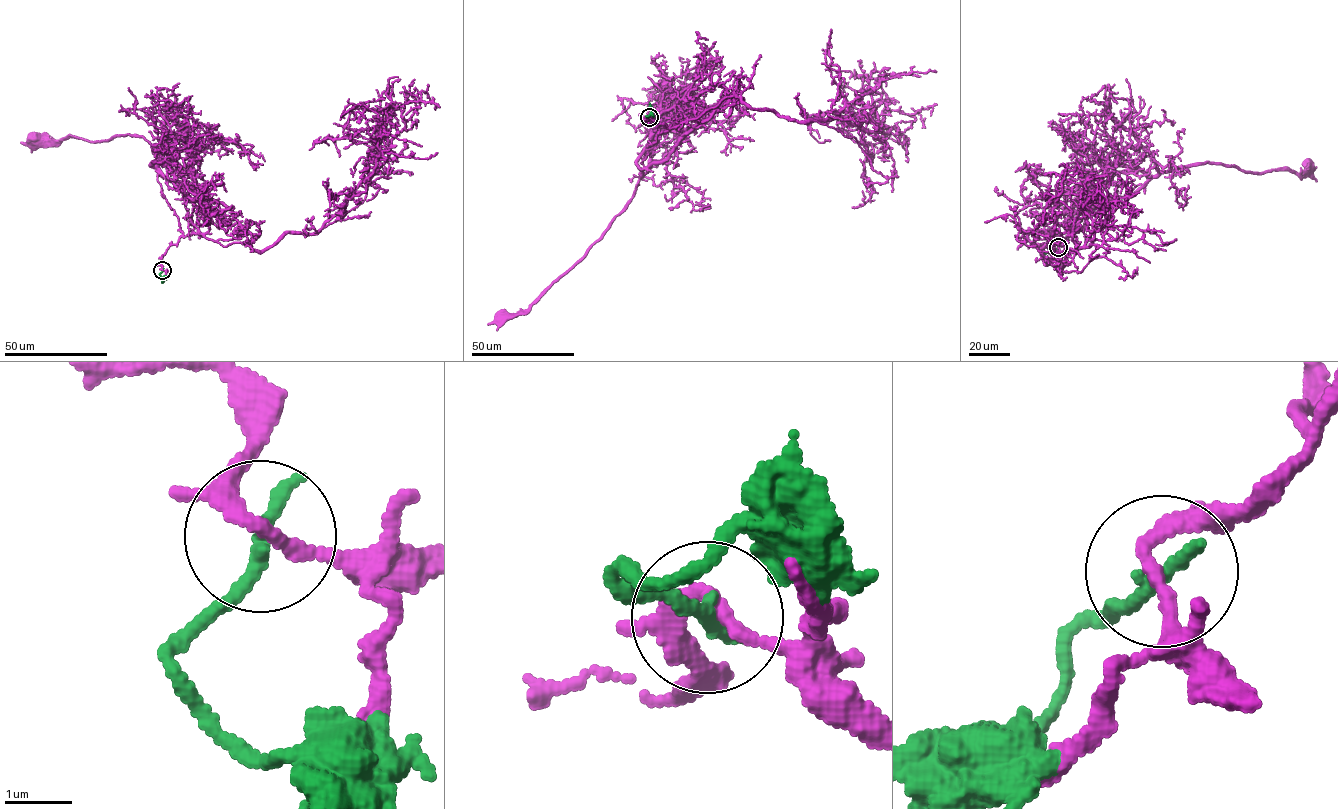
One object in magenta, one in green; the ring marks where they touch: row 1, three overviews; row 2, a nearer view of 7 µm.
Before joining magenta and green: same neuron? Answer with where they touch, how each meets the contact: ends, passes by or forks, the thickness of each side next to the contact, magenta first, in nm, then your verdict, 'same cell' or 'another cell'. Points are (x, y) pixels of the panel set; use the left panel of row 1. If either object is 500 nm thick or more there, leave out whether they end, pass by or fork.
place (162, 270); magenta passes by; green ends; calibres 200 and 280 nm; another cell

